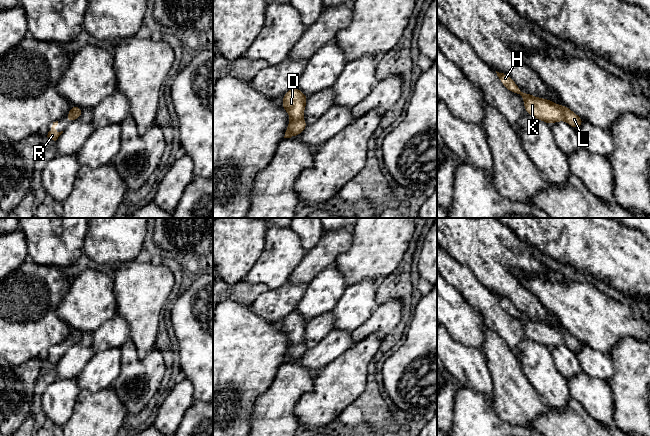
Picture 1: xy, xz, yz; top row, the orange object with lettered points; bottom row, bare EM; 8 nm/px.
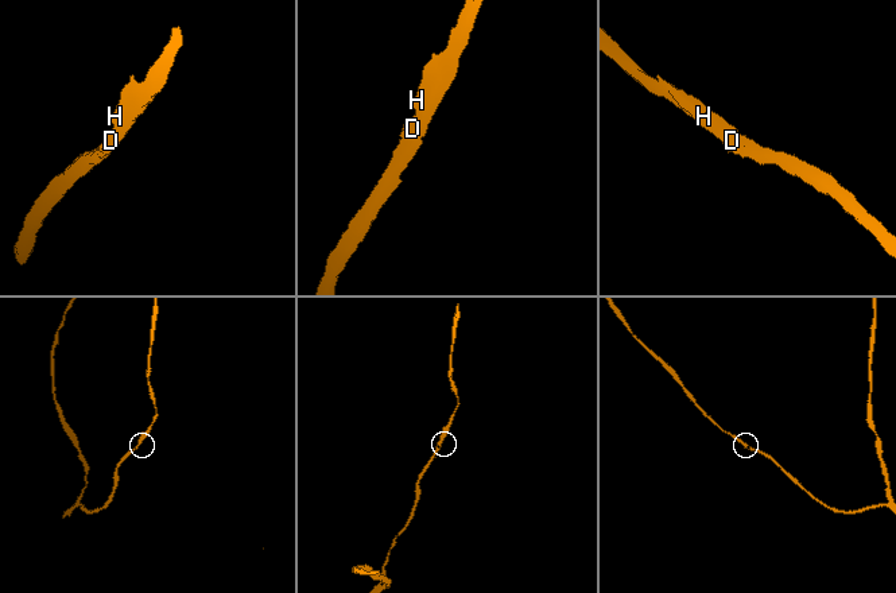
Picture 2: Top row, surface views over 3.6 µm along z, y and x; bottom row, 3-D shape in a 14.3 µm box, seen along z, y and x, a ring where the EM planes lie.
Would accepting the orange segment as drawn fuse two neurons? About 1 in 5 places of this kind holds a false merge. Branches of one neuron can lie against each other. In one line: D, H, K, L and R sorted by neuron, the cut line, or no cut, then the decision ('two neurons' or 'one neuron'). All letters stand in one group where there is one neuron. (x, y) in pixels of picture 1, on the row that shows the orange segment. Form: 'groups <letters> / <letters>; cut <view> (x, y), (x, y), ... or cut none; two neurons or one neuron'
groups D H K L R; cut none; one neuron

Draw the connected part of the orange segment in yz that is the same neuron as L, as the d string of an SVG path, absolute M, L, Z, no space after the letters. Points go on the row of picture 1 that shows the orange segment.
M497 71L496 73L501 83L507 90L520 95L524 99L524 108L527 114L532 117L544 121L549 125L565 120L575 130L577 130L584 123L584 120L567 106L559 106L551 100L538 98L531 94L522 92L508 74L499 73Z

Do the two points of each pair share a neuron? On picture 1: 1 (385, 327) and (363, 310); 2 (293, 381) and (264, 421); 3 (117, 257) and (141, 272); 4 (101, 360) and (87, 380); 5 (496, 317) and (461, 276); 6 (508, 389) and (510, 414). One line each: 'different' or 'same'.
1: different
2: same
3: different
4: same
5: same
6: same

